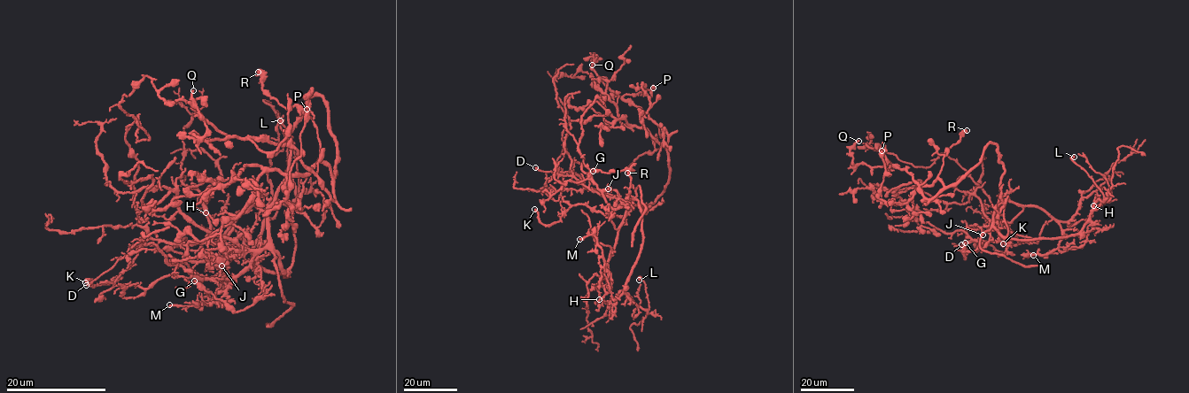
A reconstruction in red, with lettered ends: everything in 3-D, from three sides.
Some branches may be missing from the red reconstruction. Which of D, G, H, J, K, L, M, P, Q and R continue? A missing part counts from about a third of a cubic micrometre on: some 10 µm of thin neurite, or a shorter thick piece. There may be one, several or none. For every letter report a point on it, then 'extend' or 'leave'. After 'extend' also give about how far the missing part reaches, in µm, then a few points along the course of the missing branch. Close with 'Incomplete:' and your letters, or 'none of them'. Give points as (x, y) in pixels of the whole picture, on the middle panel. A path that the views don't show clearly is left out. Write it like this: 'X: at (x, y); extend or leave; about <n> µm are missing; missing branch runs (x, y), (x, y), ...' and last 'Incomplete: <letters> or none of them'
D: at (535, 167); leave
G: at (593, 171); leave
H: at (599, 299); leave
J: at (608, 188); leave
K: at (534, 209); leave
L: at (639, 280); leave
M: at (579, 239); leave
P: at (653, 88); leave
Q: at (592, 65); leave
R: at (627, 173); leave
Incomplete: none of them

